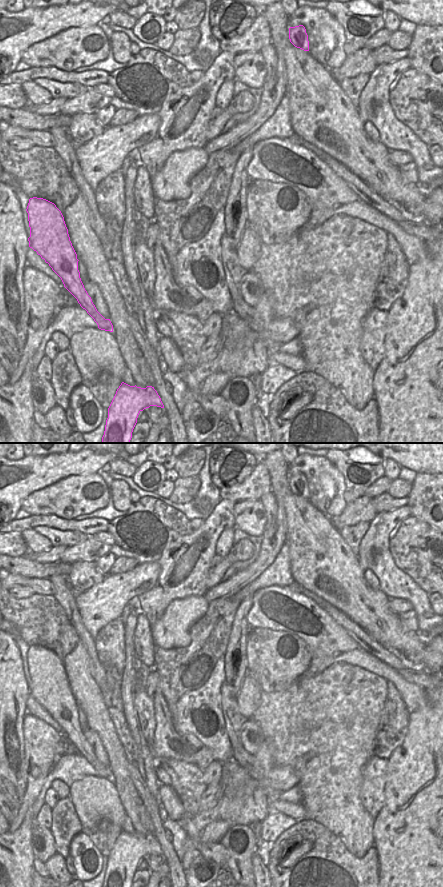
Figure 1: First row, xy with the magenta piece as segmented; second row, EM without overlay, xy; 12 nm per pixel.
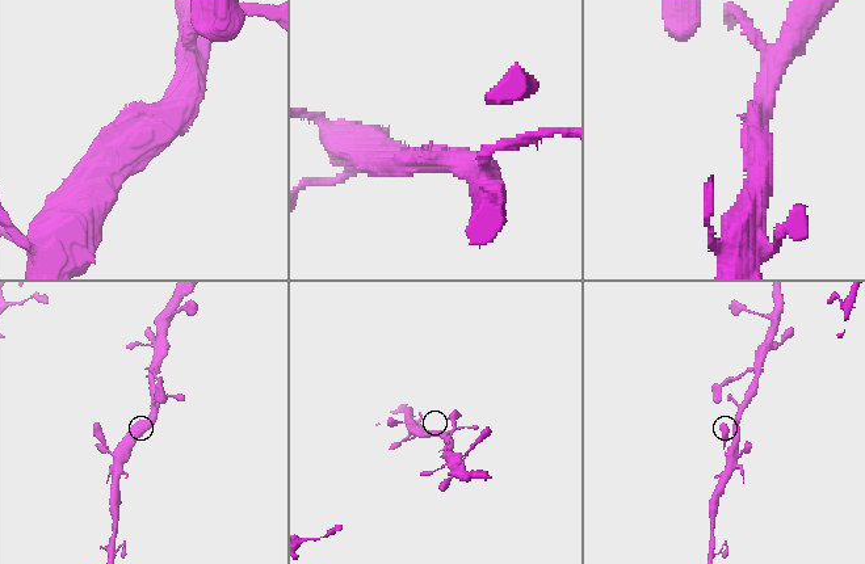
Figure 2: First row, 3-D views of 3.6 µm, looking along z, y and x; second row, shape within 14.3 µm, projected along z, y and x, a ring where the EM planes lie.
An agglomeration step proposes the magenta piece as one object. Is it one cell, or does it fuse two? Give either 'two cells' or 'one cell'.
one cell

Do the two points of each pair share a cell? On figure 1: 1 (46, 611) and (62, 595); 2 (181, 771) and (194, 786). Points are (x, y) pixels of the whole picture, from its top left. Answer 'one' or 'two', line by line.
1: two
2: one

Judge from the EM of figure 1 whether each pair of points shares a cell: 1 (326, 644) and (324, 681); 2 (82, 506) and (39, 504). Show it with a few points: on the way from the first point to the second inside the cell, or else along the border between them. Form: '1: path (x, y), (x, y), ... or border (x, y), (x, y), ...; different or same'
1: border (334, 662), (315, 675), (304, 674); different
2: path (71, 504), (50, 504); same

